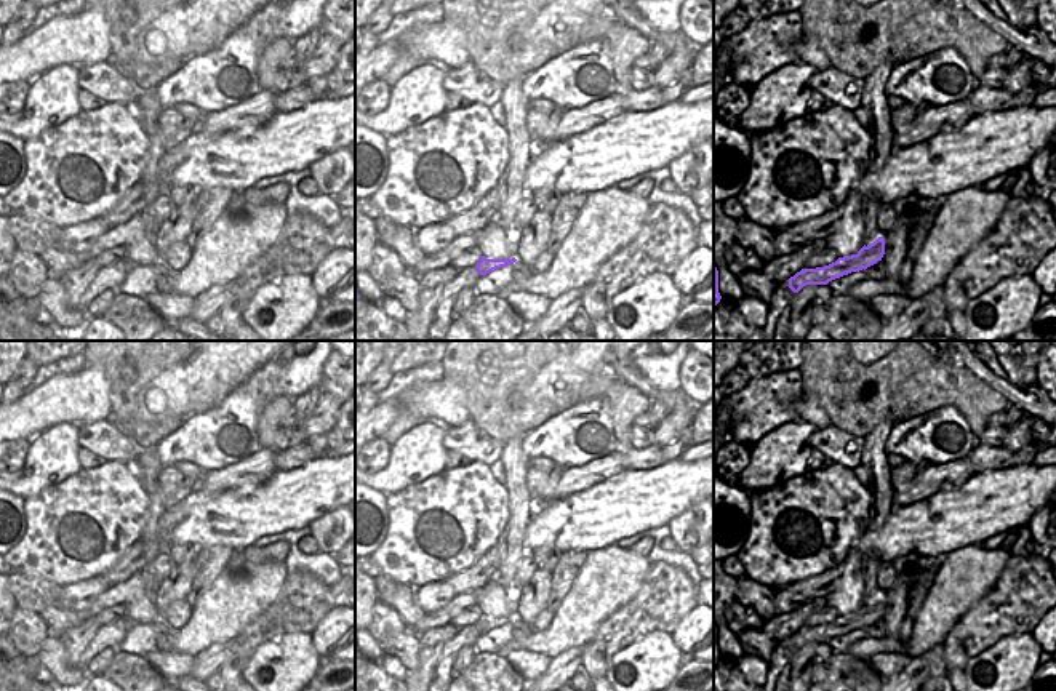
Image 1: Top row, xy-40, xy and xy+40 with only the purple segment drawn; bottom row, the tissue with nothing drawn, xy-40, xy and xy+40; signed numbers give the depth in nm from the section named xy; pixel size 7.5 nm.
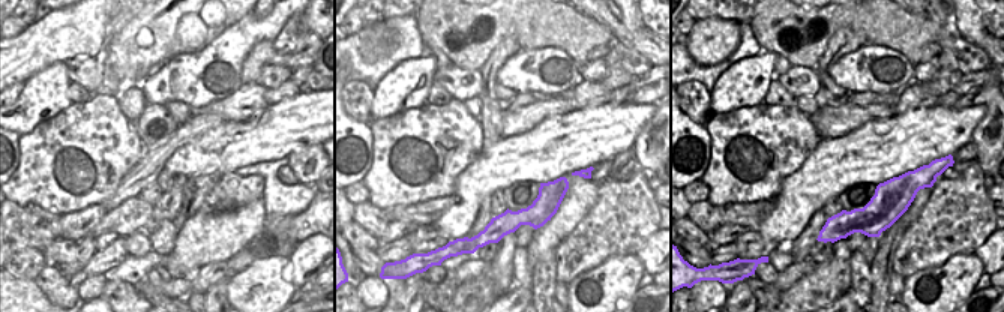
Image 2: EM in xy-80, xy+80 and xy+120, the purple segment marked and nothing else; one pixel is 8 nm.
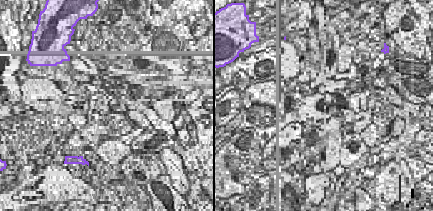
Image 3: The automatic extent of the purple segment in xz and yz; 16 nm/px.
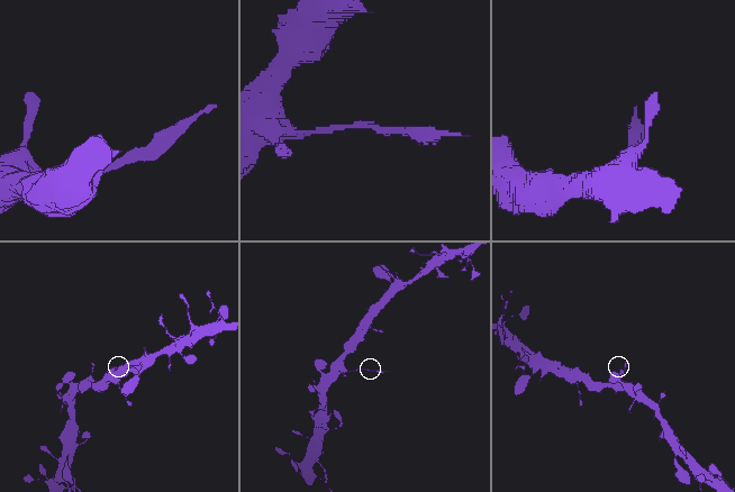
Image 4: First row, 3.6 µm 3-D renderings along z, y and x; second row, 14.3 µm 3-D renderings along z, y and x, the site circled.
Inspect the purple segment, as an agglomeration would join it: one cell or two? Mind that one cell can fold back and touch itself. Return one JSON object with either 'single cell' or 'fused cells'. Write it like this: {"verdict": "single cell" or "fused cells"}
{"verdict": "fused cells"}

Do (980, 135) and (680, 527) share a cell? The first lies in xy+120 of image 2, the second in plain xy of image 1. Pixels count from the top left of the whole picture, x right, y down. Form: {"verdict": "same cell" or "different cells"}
{"verdict": "same cell"}

